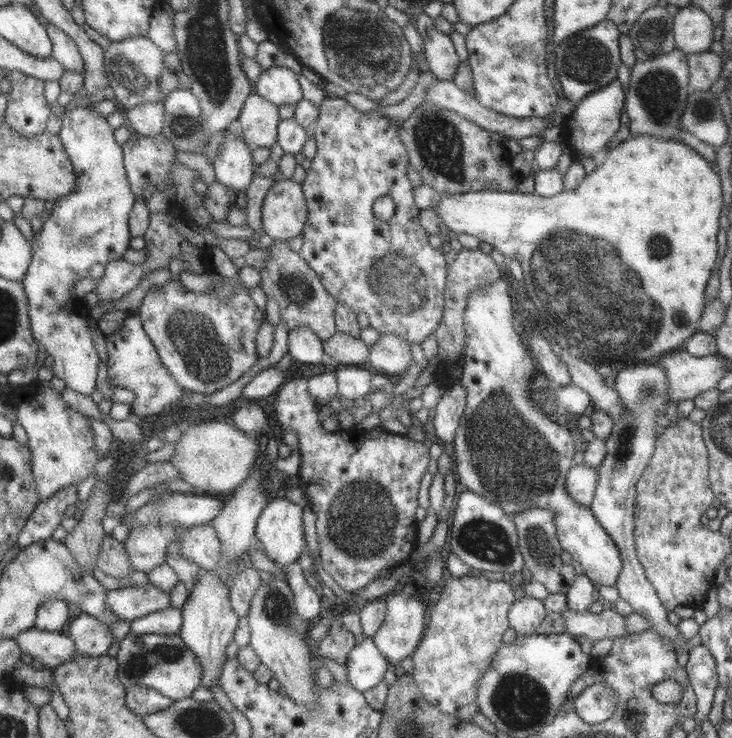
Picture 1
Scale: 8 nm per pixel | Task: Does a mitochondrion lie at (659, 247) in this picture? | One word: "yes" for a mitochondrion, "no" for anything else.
yes

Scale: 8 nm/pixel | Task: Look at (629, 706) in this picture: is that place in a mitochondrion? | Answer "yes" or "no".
no

